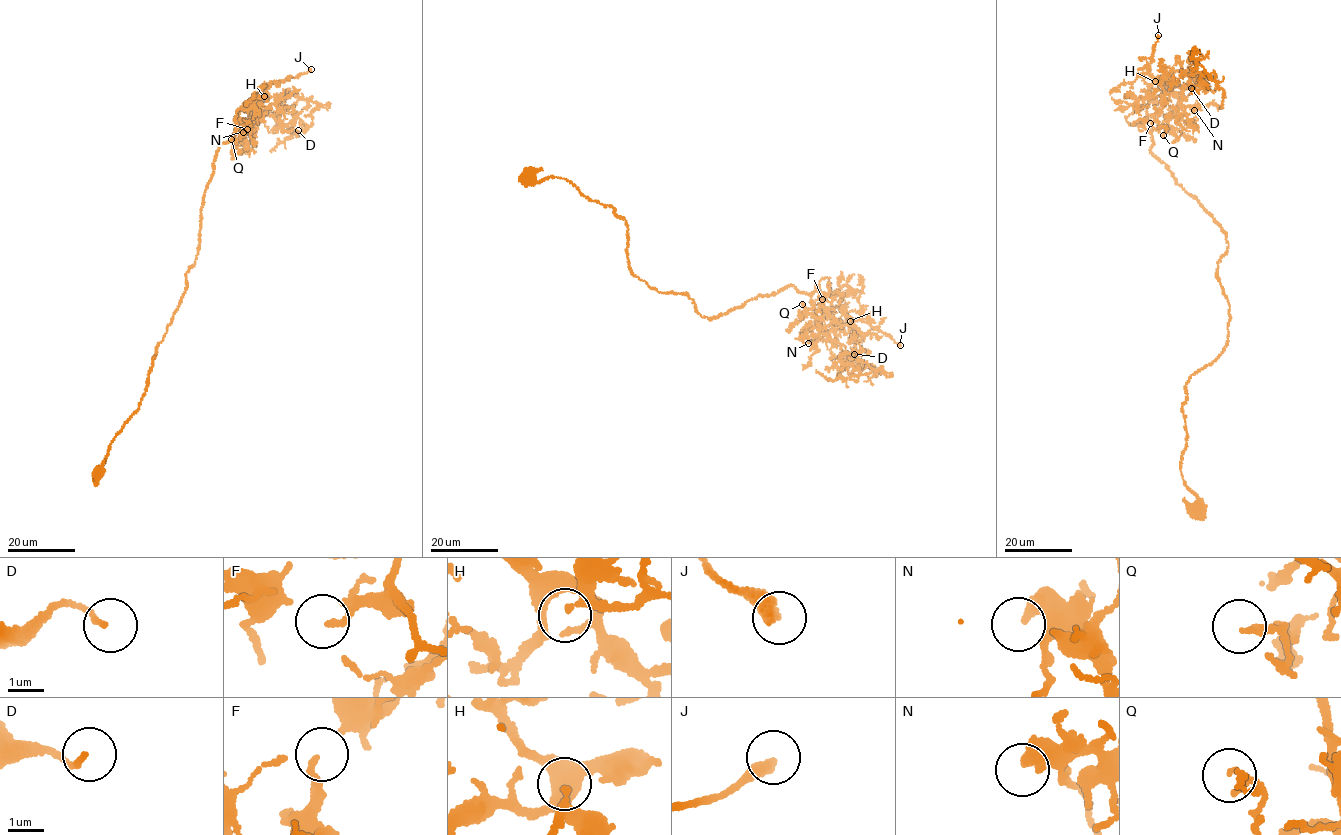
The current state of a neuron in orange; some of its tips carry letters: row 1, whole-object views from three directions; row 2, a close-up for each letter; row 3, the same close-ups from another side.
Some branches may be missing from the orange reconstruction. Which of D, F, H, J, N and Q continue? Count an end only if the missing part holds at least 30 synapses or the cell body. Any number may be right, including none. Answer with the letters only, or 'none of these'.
J

